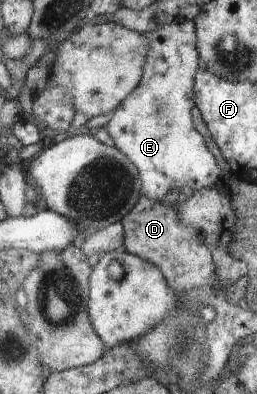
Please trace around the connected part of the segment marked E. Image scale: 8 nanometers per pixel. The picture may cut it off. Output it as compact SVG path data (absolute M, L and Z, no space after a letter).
M178 17L164 27L144 33L148 38L149 51L145 60L143 79L139 87L126 99L111 119L103 126L113 139L115 148L128 157L129 162L137 168L140 184L139 196L162 202L169 191L174 188L191 188L193 191L216 189L221 181L221 170L205 146L203 136L195 130L191 122L191 110L195 106L195 81L199 68L202 67L196 50L196 32L193 21Z

